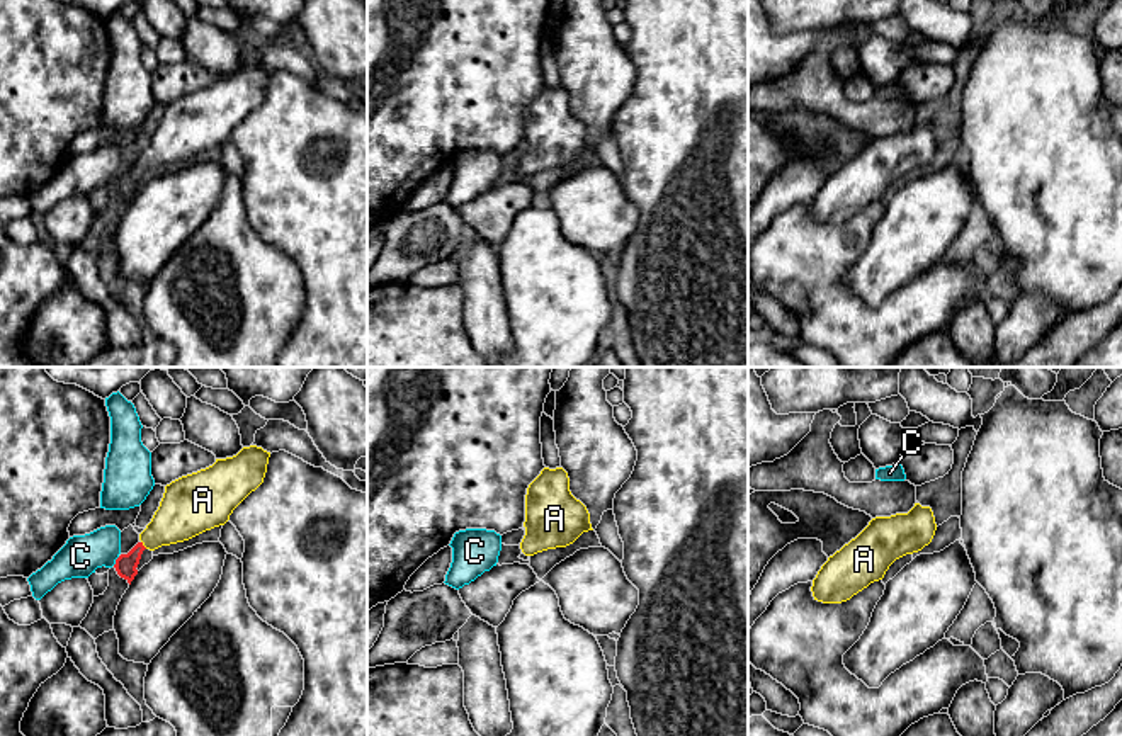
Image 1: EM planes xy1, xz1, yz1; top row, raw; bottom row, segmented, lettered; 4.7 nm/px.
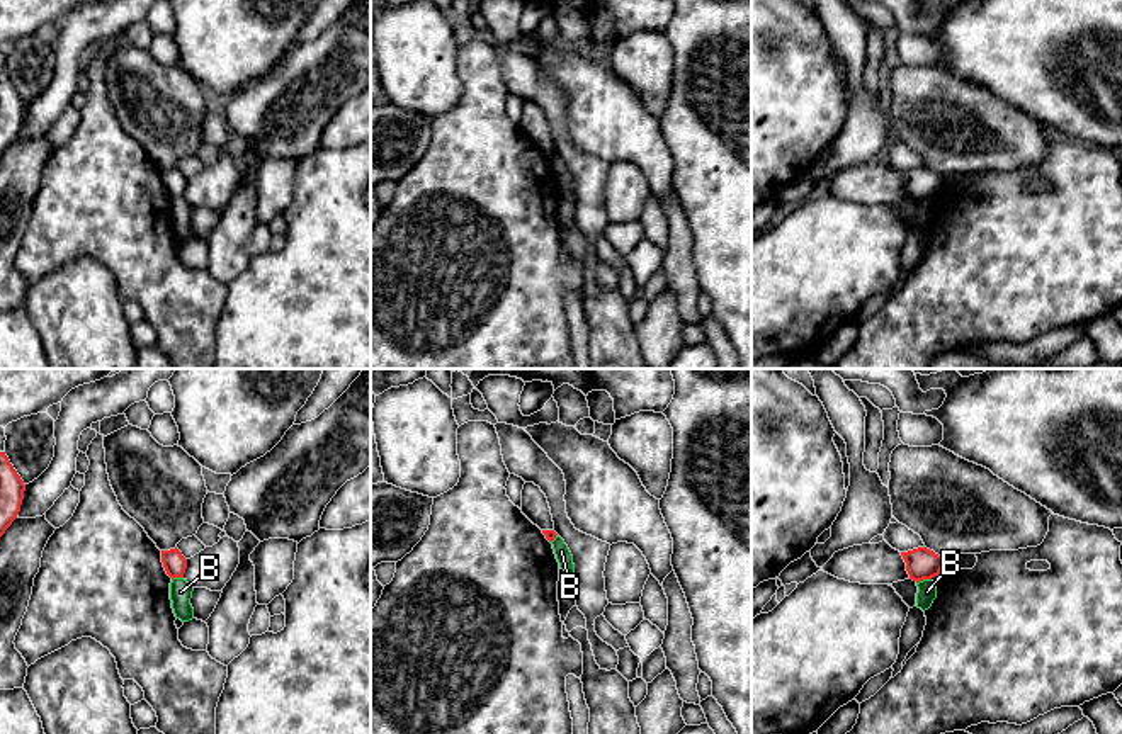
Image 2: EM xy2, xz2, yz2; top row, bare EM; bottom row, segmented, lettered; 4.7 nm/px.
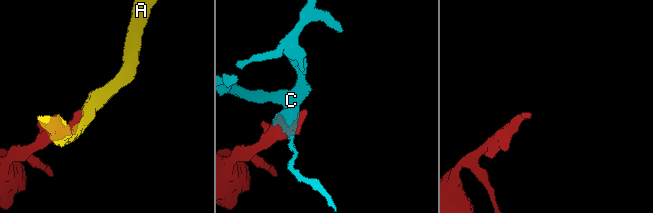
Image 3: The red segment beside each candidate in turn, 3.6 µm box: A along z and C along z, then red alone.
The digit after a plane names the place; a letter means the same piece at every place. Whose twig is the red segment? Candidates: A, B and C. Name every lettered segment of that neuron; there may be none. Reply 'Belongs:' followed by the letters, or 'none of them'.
Belongs: A

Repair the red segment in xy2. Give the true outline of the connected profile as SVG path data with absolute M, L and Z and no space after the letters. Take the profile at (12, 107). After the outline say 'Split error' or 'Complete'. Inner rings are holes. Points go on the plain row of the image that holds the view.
M0 71L0 156L17 138L24 110L24 100L10 83L5 71Z. Complete

